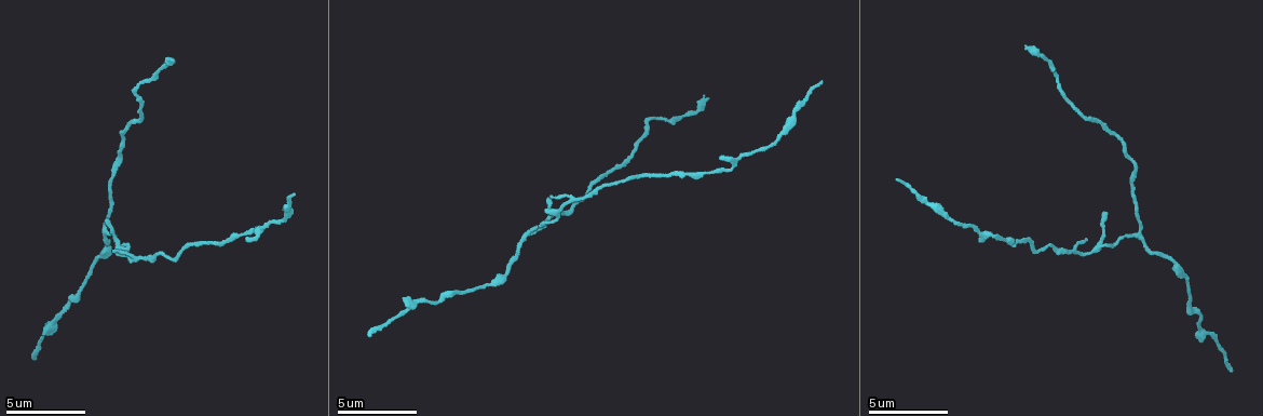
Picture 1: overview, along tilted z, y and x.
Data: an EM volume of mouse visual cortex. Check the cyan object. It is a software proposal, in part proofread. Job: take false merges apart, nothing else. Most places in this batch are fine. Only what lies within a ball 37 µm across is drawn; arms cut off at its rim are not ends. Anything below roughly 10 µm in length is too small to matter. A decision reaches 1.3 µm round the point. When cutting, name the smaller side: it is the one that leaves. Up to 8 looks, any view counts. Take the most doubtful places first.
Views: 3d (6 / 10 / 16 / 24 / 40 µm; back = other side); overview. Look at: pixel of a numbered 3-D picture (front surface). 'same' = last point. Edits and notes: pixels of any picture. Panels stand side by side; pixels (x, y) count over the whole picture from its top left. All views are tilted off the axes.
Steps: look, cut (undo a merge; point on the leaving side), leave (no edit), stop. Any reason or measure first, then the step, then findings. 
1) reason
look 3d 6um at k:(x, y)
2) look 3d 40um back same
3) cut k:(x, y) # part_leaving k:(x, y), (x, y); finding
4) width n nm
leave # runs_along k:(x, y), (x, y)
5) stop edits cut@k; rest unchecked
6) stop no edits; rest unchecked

a fork
look 3d 10um at 1:(105, 230)

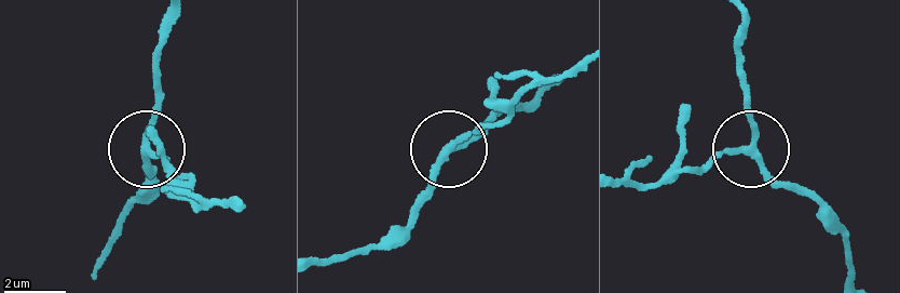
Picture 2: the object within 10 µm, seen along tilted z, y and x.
look 3d 10um back at 2:(448, 148)

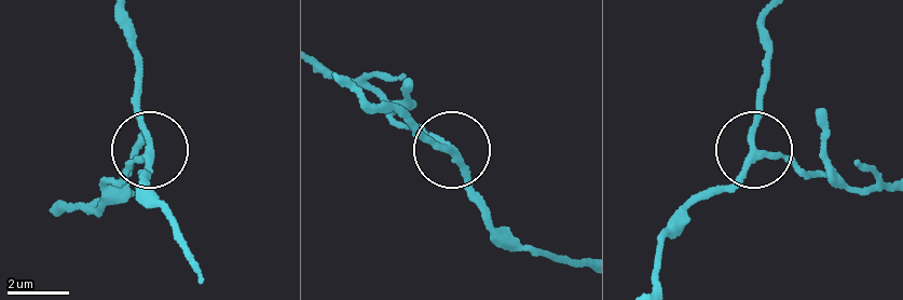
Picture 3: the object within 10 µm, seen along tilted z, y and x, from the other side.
leave # runs_along 3:(831, 178), (753, 153), (736, 179), (682, 215); continuous, no second cell

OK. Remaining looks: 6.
a narrow waist
look 3d 6um at 1:(708, 173)

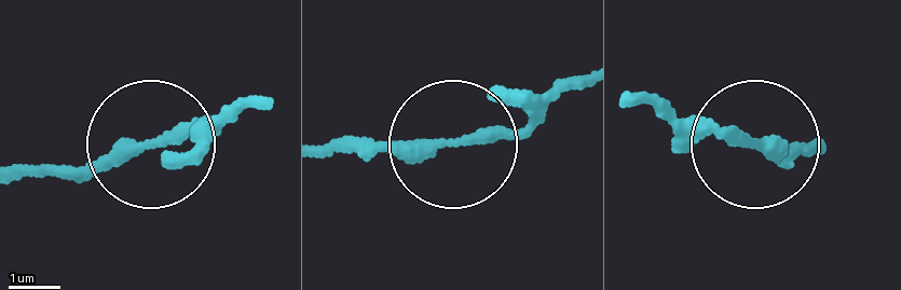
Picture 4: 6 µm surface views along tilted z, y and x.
leave # continuous, no second cell

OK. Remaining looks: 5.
a narrow waist
look 3d 10um at 1:(1121, 144)

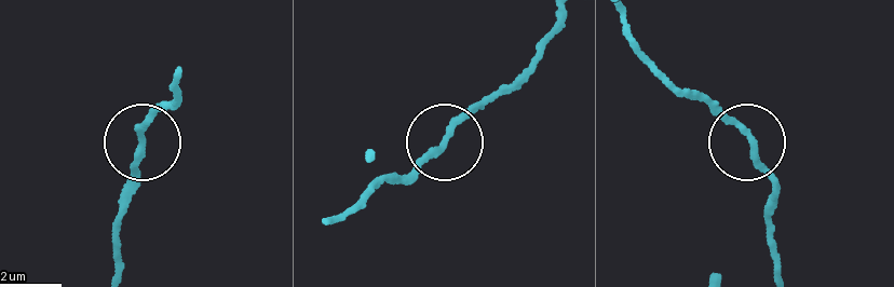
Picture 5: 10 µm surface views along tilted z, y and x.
leave # runs_along 5:(776, 274), (771, 173), (737, 125), (671, 87); all the same cell

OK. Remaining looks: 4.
sudden change in width
look 3d 10um at 1:(1188, 299)

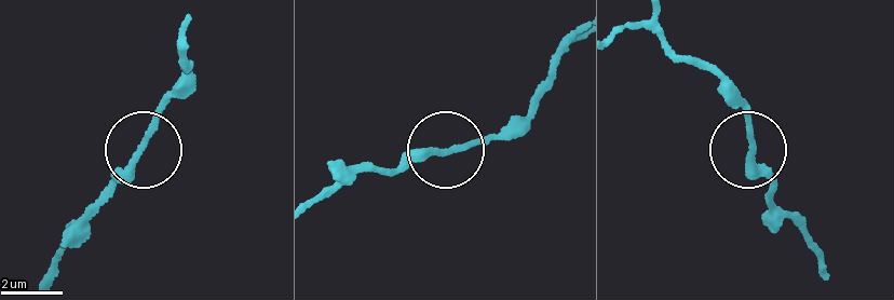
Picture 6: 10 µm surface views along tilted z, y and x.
look 3d 10um back at 6:(141, 149)

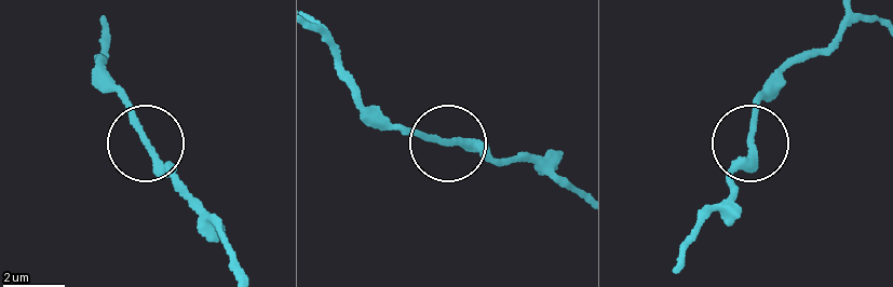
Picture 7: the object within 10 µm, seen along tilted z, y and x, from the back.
leave # runs_along 7:(876, 24), (783, 70), (729, 180); one cell here

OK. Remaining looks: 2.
stop no edits; rest unchecked

